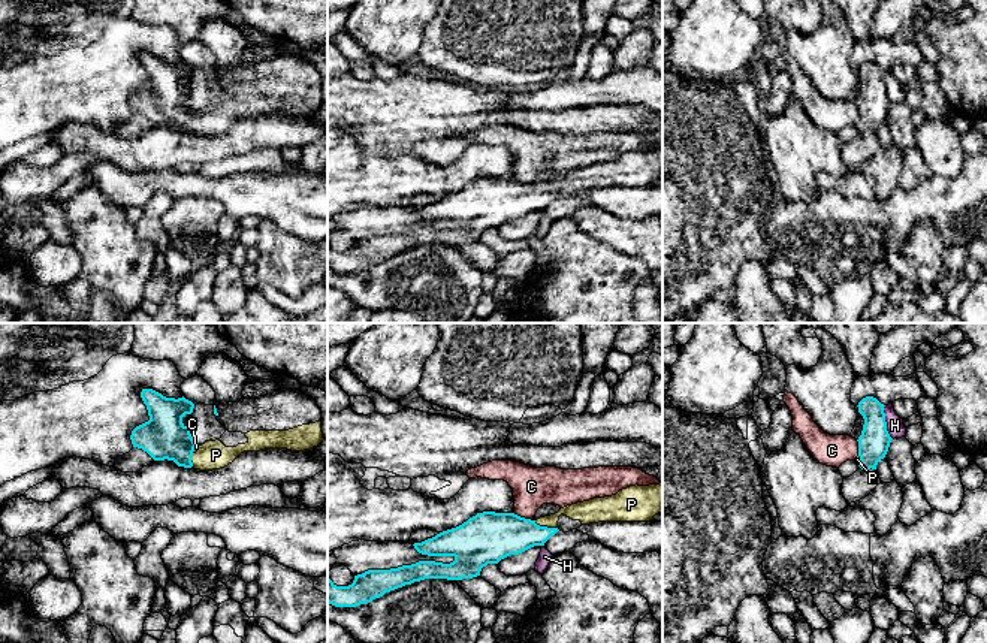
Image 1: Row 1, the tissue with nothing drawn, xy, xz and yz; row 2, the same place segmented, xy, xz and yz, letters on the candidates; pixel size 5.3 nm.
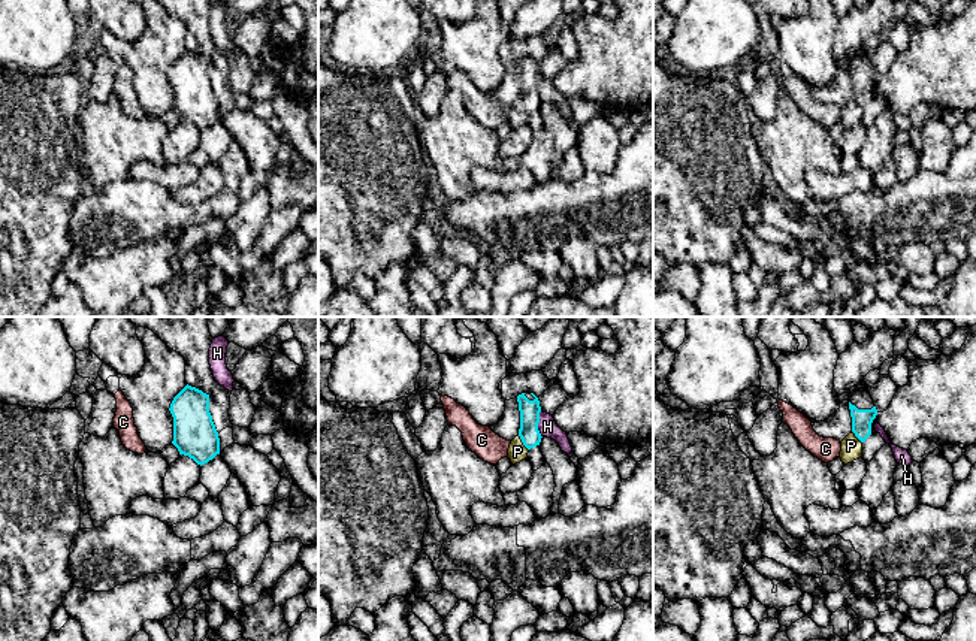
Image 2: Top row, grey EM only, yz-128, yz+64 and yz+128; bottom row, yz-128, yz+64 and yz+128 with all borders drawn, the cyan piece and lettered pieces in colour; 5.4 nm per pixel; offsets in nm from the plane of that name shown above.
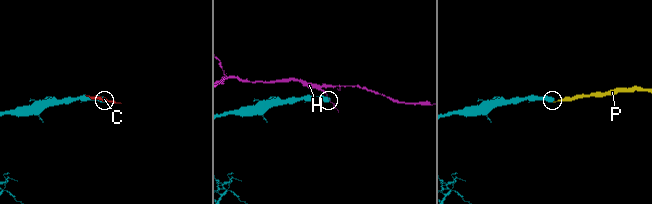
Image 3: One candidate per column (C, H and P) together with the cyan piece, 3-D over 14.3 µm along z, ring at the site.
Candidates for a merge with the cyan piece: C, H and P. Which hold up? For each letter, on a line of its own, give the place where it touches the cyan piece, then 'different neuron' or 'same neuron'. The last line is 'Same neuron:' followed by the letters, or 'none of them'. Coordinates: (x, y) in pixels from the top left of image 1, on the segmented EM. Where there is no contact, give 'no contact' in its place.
C: xz (522, 518) | different neuron
H: yz (886, 422) | different neuron
P: xz (546, 527) | same neuron
Same neuron: P

